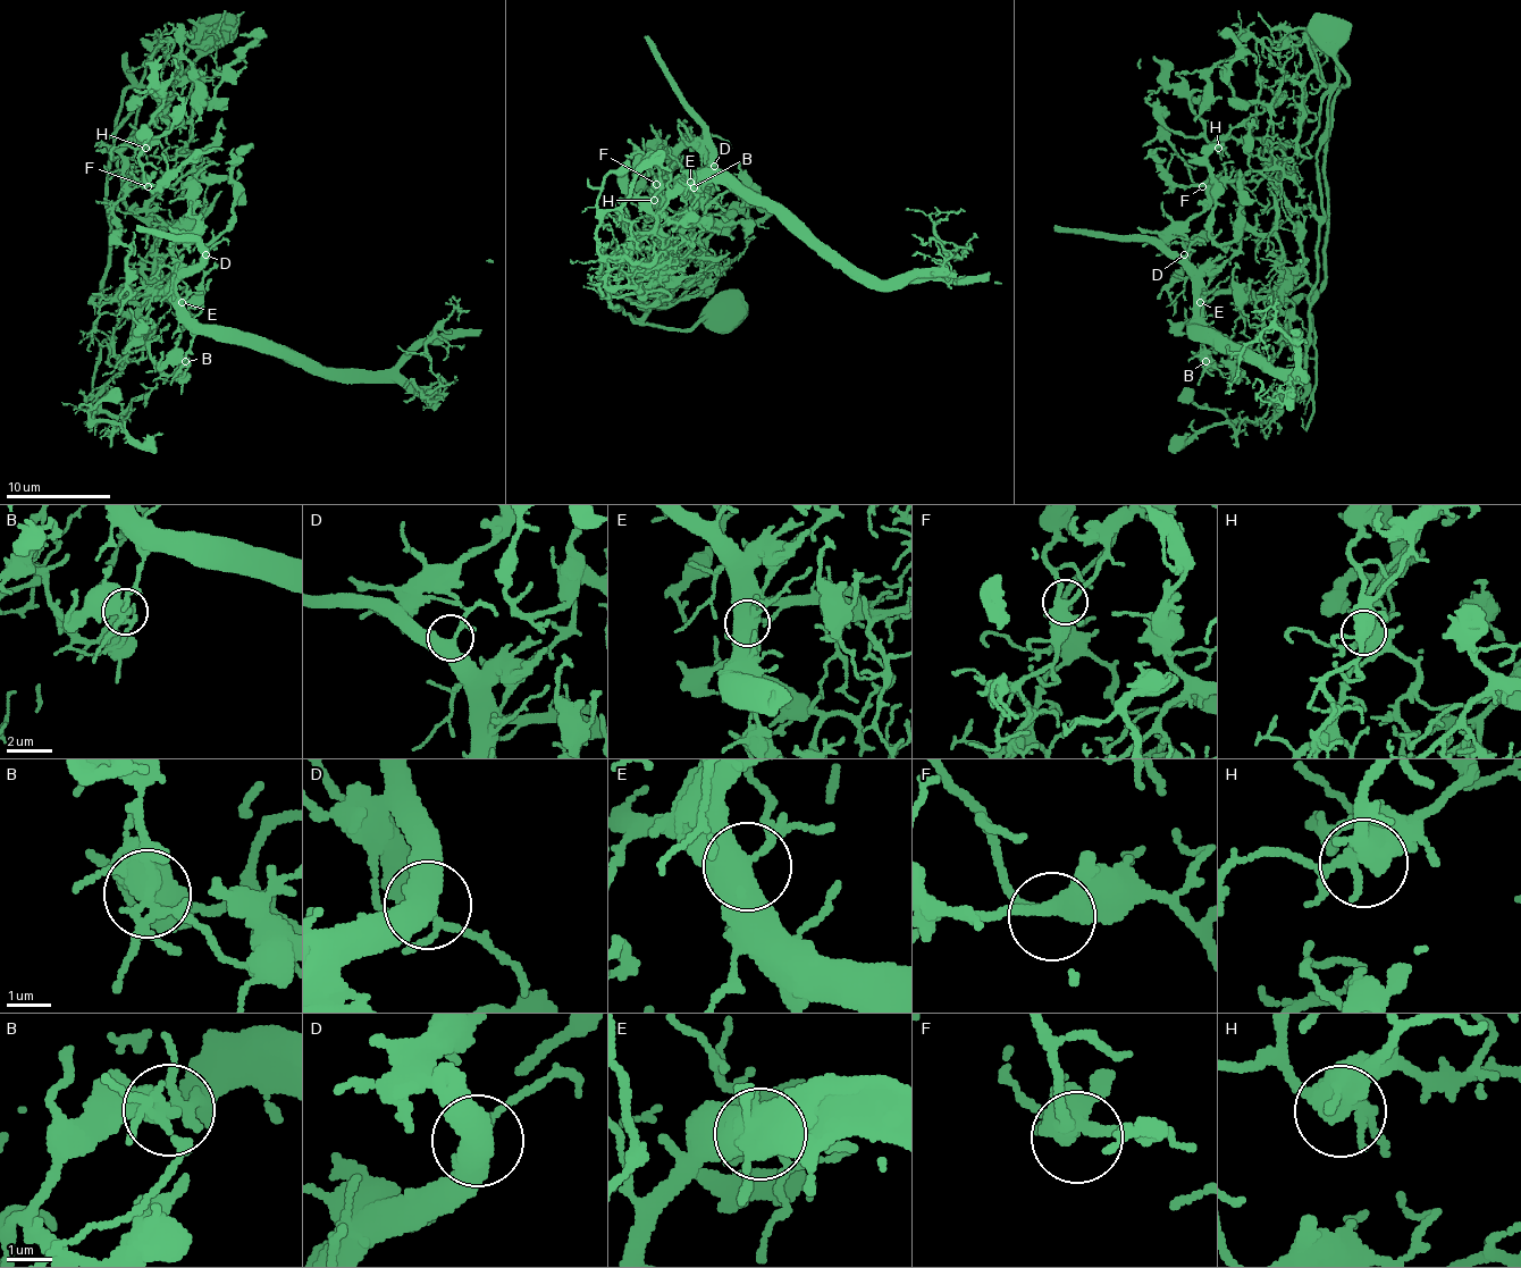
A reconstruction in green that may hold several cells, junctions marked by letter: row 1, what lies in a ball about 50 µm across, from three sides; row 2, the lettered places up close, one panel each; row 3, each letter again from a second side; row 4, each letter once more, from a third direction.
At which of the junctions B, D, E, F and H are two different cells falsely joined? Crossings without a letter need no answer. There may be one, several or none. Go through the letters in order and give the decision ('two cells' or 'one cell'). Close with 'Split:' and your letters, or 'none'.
B: two cells
D: one cell
E: one cell
F: one cell
H: one cell
Split: B

